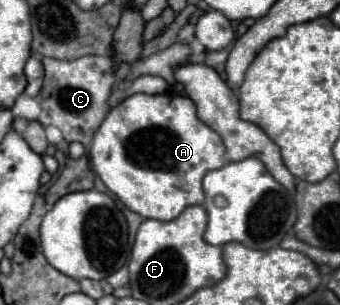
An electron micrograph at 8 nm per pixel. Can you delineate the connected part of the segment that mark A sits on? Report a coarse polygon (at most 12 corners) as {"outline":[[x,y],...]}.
{"outline":[[133,94],[89,156],[129,210],[203,204],[221,136],[189,96]]}

